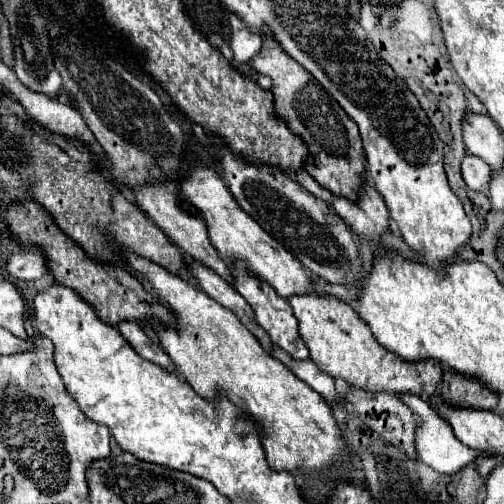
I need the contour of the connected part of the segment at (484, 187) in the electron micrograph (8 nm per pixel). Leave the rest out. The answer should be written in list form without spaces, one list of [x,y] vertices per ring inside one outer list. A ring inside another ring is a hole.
[[[466,155],[466,159],[462,159],[462,177],[466,181],[466,185],[474,191],[488,191],[488,183],[490,183],[490,175],[492,169],[488,163],[484,163],[482,159],[478,159],[476,155]]]

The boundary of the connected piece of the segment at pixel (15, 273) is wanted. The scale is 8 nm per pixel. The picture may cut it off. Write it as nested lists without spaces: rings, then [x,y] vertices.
[[[38,249],[14,251],[10,259],[6,261],[6,275],[14,279],[22,279],[22,281],[36,281],[40,277],[52,279],[52,275],[48,273],[46,261],[42,257],[42,251]]]

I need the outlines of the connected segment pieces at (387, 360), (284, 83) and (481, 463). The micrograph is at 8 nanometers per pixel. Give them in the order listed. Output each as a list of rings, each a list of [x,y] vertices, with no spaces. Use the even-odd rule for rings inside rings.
[[[320,293],[312,295],[292,295],[288,299],[304,343],[310,349],[310,359],[328,375],[340,377],[350,385],[362,387],[366,391],[390,391],[394,395],[414,393],[420,397],[436,395],[442,383],[442,367],[438,363],[402,363],[398,355],[390,355],[372,335],[370,327],[360,321],[356,311],[336,297],[326,297]]]
[[[262,27],[262,49],[250,59],[250,67],[272,79],[274,113],[290,127],[290,131],[304,139],[308,147],[308,159],[302,165],[320,187],[326,187],[334,195],[344,195],[346,199],[356,199],[356,191],[364,183],[364,149],[358,127],[348,119],[344,109],[328,95],[328,91],[294,59],[290,59],[268,27]]]
[[[480,455],[478,461],[476,461],[476,465],[478,465],[480,475],[482,475],[484,479],[488,479],[490,471],[494,471],[494,465],[498,465],[498,459],[496,459],[496,457],[484,457],[484,455]]]

